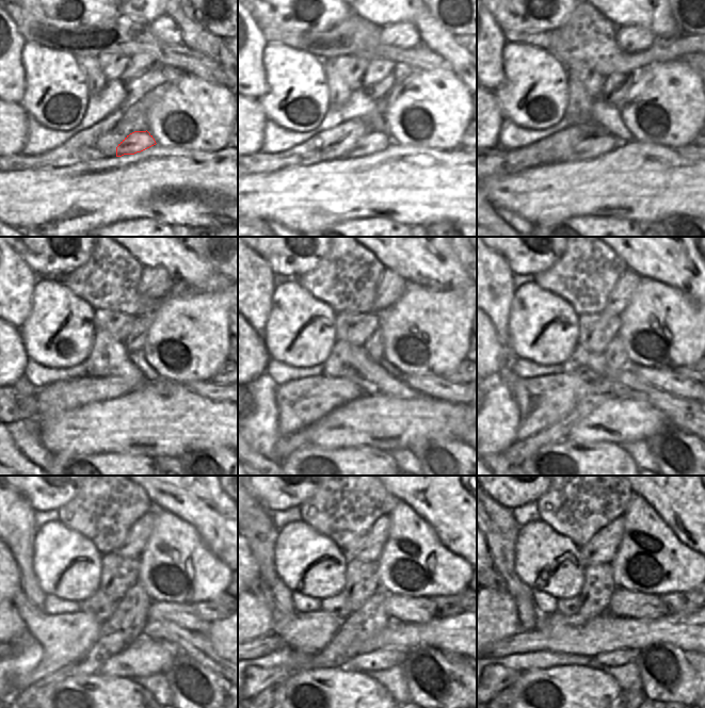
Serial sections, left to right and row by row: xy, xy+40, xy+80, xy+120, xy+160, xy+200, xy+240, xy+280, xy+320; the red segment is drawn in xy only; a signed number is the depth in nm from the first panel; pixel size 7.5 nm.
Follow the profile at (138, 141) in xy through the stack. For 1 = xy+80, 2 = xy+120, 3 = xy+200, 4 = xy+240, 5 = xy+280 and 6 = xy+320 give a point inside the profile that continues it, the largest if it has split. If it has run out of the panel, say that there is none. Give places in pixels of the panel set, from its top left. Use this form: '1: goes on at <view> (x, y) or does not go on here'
1: goes on at xy+80 (598, 145)
2: goes on at xy+120 (53, 400)
3: goes on at xy+200 (544, 400)
4: goes on at xy+240 (64, 638)
5: goes on at xy+280 (310, 632)
6: goes on at xy+320 (498, 678)

